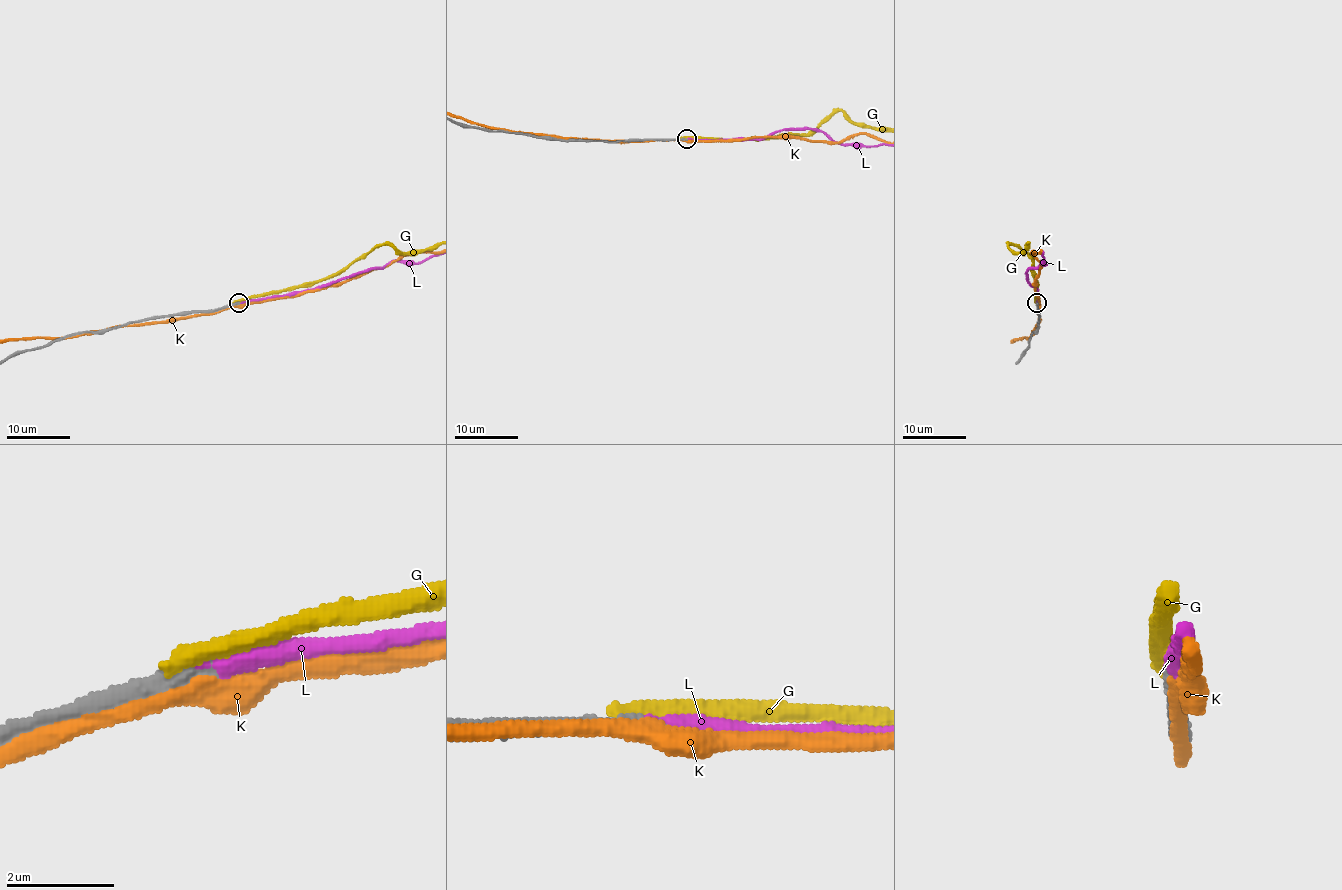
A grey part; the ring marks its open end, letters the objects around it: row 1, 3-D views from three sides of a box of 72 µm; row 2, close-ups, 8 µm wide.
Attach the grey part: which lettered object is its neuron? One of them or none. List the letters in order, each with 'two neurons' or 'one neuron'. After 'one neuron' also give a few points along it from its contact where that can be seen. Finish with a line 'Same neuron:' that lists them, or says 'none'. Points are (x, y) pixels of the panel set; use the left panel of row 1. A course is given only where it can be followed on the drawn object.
G: two neurons
K: two neurons
L: one neuron
Same neuron: L

